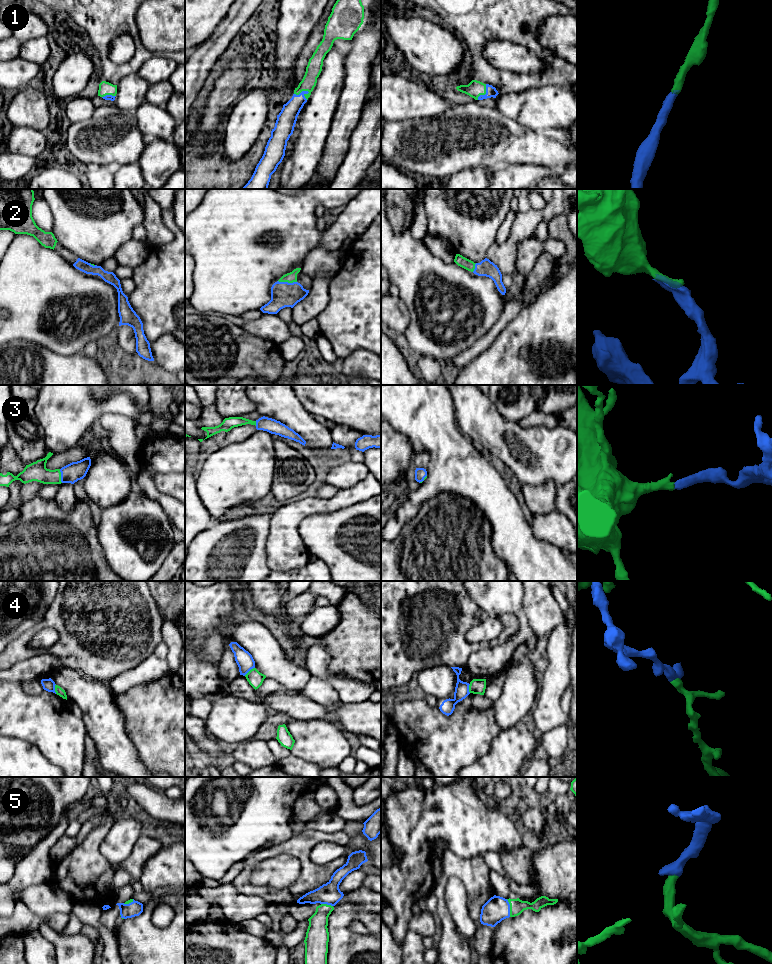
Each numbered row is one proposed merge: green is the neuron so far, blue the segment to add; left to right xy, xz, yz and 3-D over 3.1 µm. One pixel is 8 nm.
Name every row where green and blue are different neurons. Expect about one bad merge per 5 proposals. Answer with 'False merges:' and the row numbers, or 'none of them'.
False merges: 4

